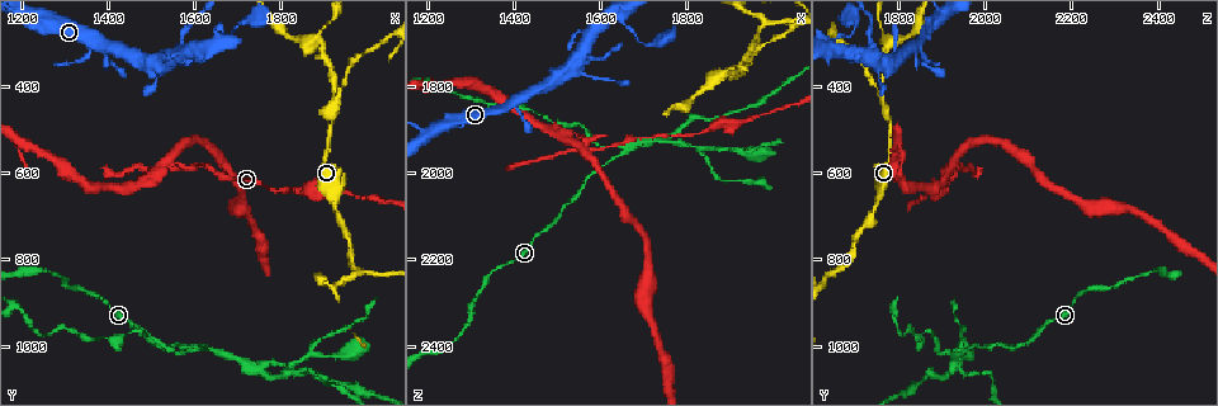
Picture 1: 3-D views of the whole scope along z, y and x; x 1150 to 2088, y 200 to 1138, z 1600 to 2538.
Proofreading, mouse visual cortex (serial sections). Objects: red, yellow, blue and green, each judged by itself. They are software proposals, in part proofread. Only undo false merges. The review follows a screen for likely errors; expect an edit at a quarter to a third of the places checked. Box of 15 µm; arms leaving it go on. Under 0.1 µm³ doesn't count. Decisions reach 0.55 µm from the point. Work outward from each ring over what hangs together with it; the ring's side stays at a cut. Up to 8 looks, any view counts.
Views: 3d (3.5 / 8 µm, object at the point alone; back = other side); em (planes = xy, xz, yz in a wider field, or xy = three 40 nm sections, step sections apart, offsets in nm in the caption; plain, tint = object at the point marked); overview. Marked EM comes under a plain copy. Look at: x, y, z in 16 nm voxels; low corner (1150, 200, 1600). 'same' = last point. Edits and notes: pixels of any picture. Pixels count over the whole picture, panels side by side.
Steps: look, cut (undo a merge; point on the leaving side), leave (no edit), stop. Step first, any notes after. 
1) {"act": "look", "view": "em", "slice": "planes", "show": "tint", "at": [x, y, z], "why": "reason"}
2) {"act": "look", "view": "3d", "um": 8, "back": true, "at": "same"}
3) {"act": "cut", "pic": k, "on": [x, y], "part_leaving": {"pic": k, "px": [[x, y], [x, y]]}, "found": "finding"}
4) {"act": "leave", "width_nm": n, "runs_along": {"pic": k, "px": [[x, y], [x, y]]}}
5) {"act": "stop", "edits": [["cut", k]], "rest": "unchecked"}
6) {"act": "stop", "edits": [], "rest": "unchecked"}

{"act": "look", "view": "em", "slice": "xy", "step": 2, "show": "tint", "at": [1575, 590, 1940], "why": "abrupt turn"}

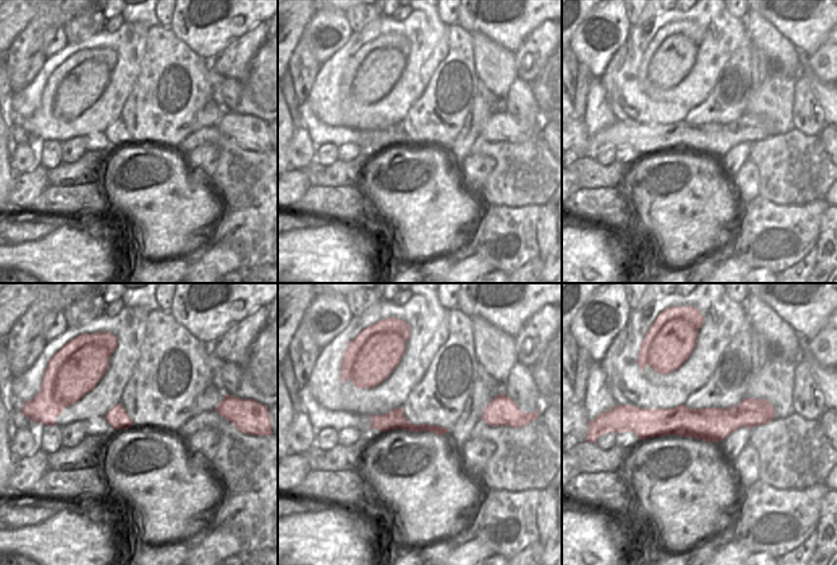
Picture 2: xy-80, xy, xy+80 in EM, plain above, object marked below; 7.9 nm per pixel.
{"act": "look", "view": "3d", "um": 3.5, "at": "same"}

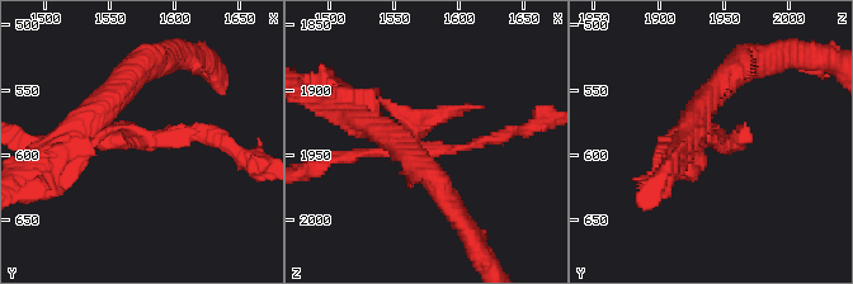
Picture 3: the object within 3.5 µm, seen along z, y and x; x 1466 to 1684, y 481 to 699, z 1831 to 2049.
{"act": "cut", "pic": 3, "on": [117, 91], "part_leaving": {"pic": 3, "px": [[414, 143], [382, 104], [382, 131]]}, "found": "two cells meet here"}

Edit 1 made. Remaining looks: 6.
{"act": "look", "view": "3d", "um": 3.5, "at": [1930, 415, 1755], "why": "three-way junction"}

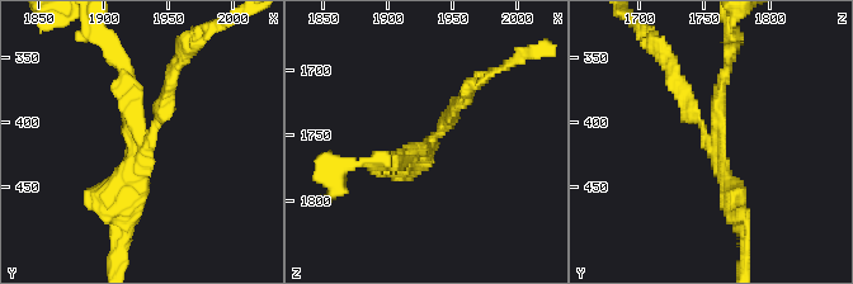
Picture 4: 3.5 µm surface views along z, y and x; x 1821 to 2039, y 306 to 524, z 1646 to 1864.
{"act": "look", "view": "em", "slice": "xy", "step": 3, "show": "tint", "at": [1930, 422, 1758], "arms": 3, "arm_widths_nm": [150, 150, 250]}

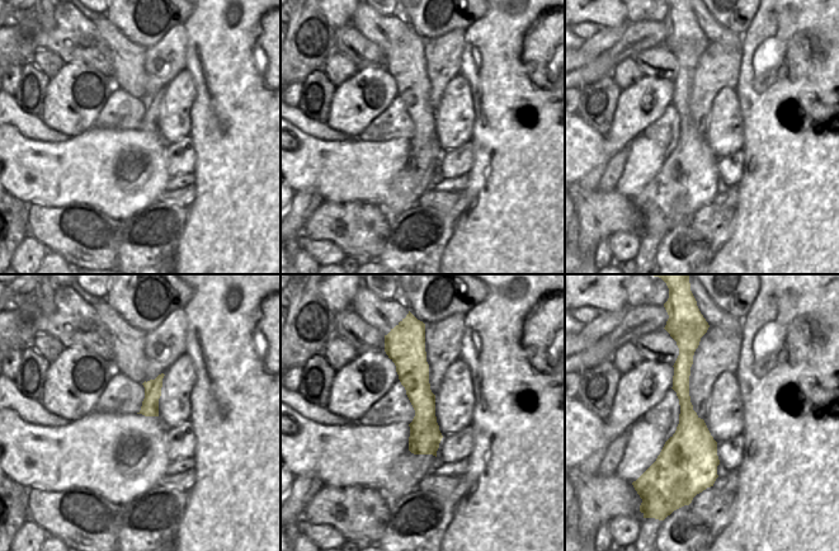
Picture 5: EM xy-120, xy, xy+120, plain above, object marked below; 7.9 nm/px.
{"act": "look", "view": "em", "slice": "xy", "step": 1, "show": "tint", "at": "same", "why": "another direction"}

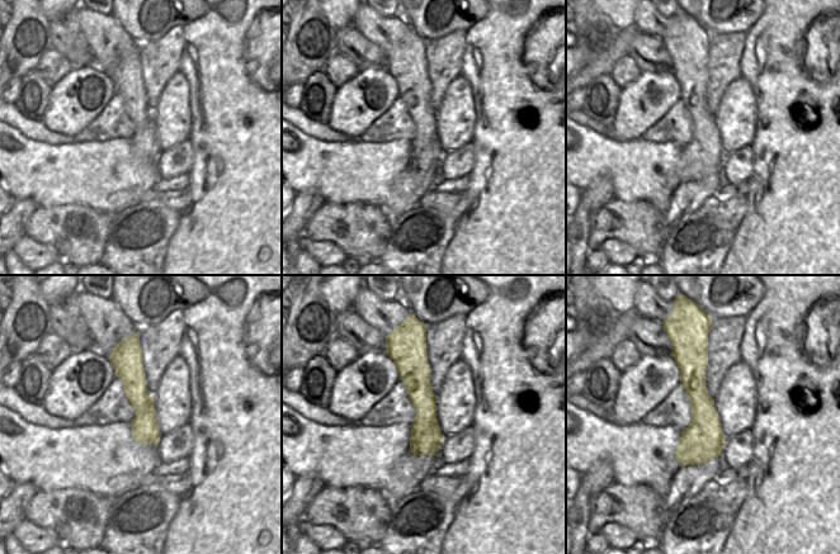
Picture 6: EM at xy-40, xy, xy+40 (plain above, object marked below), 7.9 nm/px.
{"act": "cut", "pic": 4, "on": [677, 89], "part_leaving": {"pic": 4, "px": [[700, 122], [644, 36]]}, "found": "a second cell is stuck on"}

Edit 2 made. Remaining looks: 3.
{"act": "look", "view": "3d", "um": 8, "at": [1880, 285, 1770]}

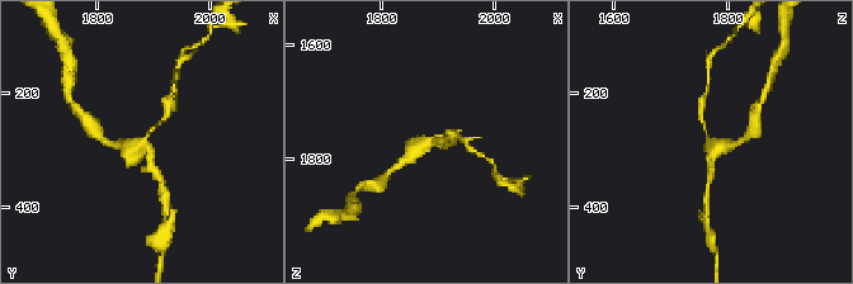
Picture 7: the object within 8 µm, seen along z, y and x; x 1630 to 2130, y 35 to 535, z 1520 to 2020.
{"act": "look", "view": "3d", "um": 3.5, "at": [1880, 290, 1775]}

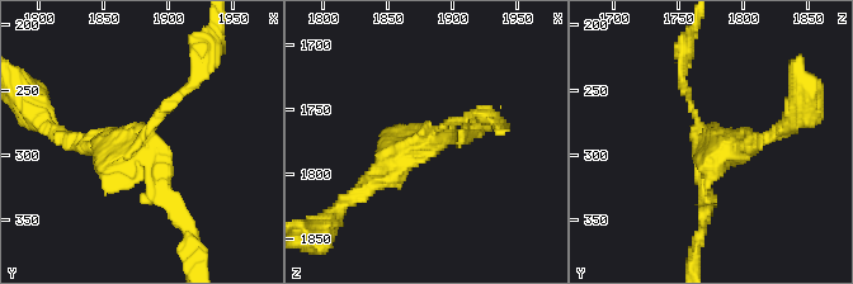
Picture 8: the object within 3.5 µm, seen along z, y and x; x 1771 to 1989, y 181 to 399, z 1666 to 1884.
{"act": "look", "view": "em", "slice": "planes", "show": "tint", "at": [1882, 288, 1776]}

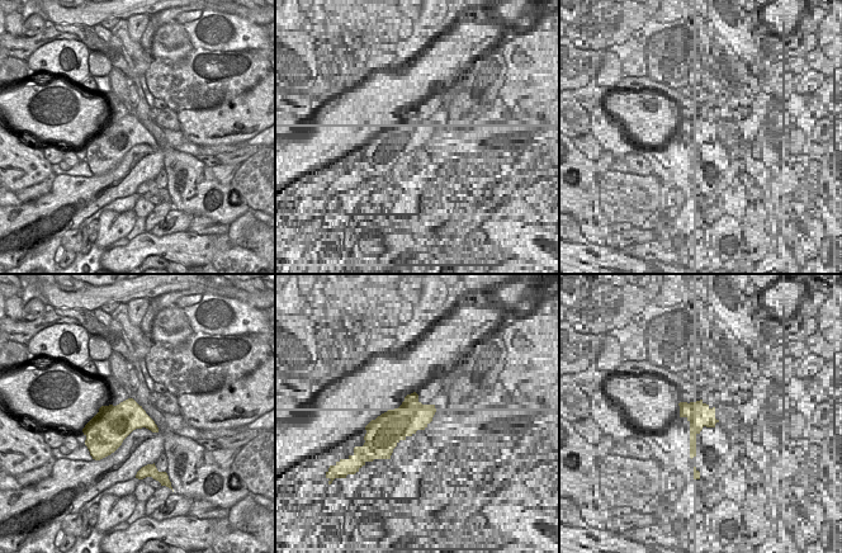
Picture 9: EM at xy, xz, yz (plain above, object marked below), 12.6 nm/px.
{"act": "cut", "pic": 8, "on": [177, 96], "part_leaving": {"pic": 8, "px": [[146, 132], [201, 70], [208, 34]]}, "found": "two cells meet here"}

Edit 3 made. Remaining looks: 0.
{"act": "stop", "edits": [["cut", 3], ["cut", 4], ["cut", 8]], "rest": "unchecked"}

